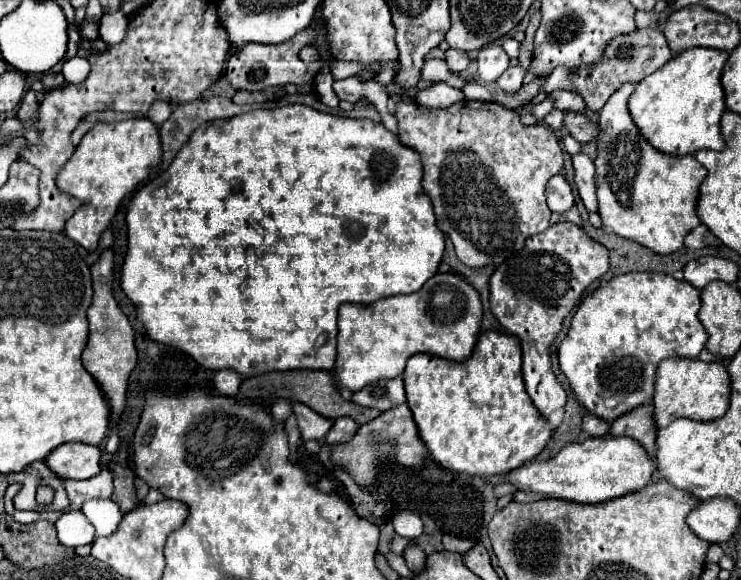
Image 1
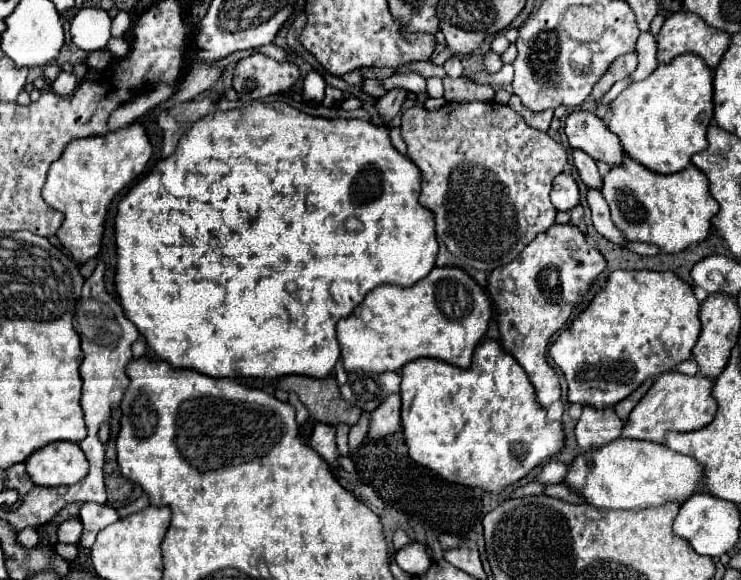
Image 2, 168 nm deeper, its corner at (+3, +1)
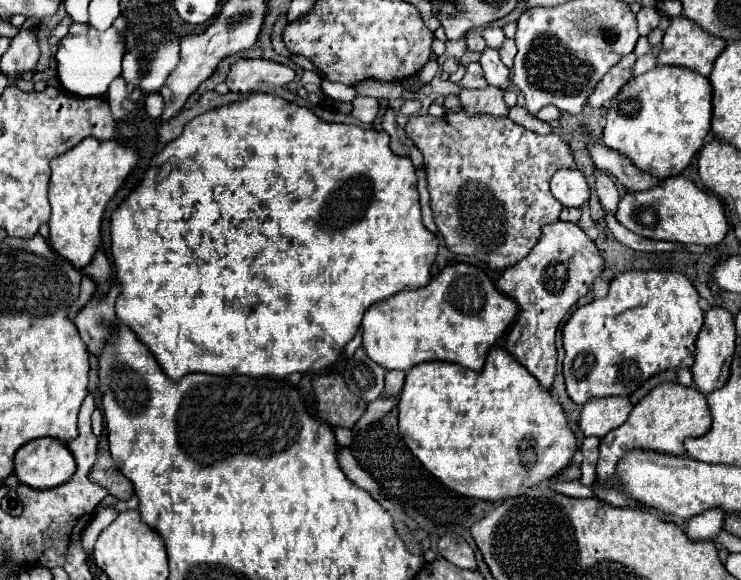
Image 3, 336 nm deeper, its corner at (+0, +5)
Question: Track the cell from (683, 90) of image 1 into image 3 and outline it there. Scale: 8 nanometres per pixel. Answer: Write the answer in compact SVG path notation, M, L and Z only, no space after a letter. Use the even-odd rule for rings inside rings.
M655 66L629 80L609 102L601 142L655 178L679 176L711 130L711 84L697 72Z

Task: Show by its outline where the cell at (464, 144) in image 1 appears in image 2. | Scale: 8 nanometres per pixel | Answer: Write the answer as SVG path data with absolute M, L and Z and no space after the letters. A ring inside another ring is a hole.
M446 102L440 110L426 110L426 108L414 106L414 108L408 108L408 110L402 112L402 138L404 138L406 146L408 146L408 158L422 170L420 204L434 212L436 236L448 246L448 250L456 258L460 258L468 266L490 274L494 268L512 262L518 256L518 252L528 246L528 242L532 242L540 232L548 230L554 224L556 208L550 202L550 188L552 188L552 178L558 176L564 170L566 162L568 162L566 150L564 150L562 144L554 142L546 132L530 128L524 122L524 118L518 112L514 112L508 104L496 104L496 102Z

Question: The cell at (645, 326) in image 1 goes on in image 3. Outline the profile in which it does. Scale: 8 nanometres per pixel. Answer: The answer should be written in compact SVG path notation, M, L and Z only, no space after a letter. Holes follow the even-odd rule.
M649 270L649 272L623 272L619 276L613 278L611 286L609 286L609 294L603 300L593 300L581 308L577 308L571 318L567 320L565 328L563 328L563 348L565 348L565 360L563 360L563 376L565 376L565 386L567 386L567 394L575 404L587 404L587 400L591 398L605 398L605 396L631 396L639 384L643 384L645 380L649 380L651 376L665 372L665 370L675 370L675 368L689 368L693 364L695 358L695 340L697 334L703 326L703 310L699 308L699 292L695 290L695 286L681 274L681 272L657 272L657 270Z

